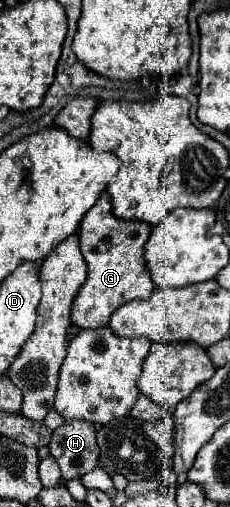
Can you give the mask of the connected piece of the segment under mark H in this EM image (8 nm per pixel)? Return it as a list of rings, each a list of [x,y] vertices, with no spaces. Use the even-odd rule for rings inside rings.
[[[66,421],[52,433],[48,447],[62,469],[62,479],[82,477],[98,463],[96,429],[90,421]]]

